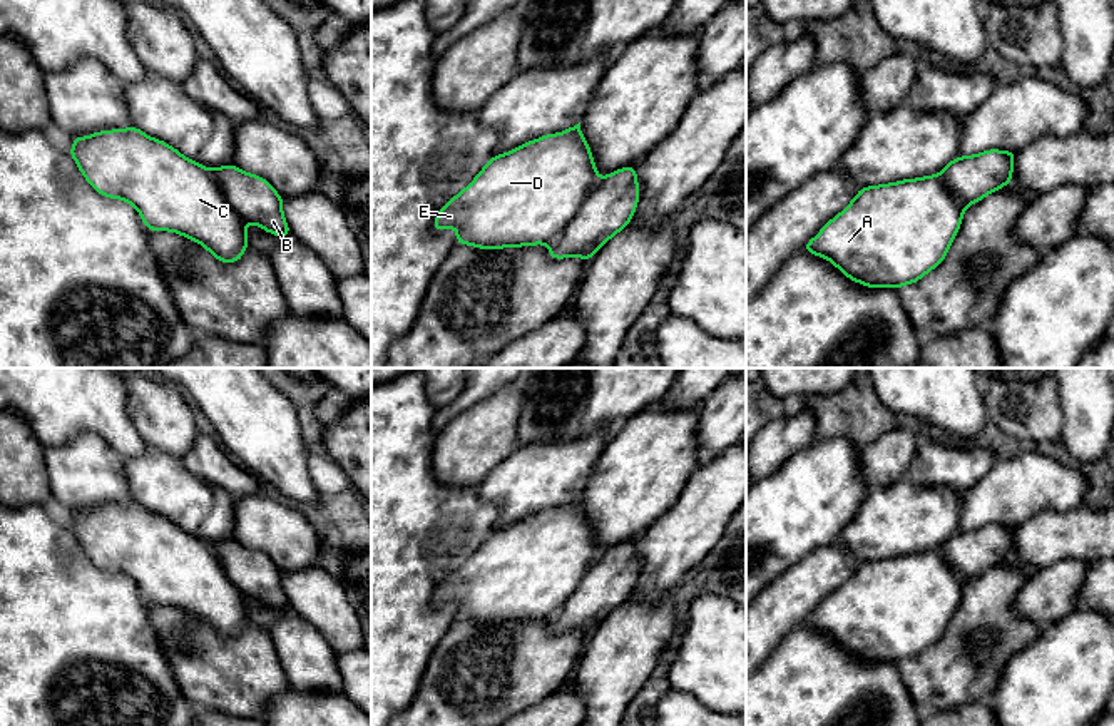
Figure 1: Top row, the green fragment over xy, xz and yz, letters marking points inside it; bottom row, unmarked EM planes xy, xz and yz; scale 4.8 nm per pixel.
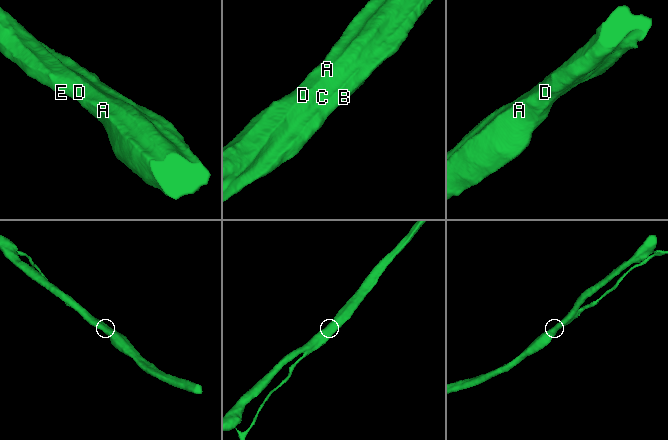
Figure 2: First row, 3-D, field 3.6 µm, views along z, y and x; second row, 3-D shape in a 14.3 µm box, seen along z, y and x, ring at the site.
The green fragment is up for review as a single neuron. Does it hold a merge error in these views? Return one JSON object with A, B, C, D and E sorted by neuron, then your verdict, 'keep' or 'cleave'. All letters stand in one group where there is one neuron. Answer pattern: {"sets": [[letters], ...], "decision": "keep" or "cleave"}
{"sets": [["A", "C", "D", "E"], ["B"]], "decision": "cleave"}

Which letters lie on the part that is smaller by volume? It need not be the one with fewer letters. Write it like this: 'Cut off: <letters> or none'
Cut off: B

